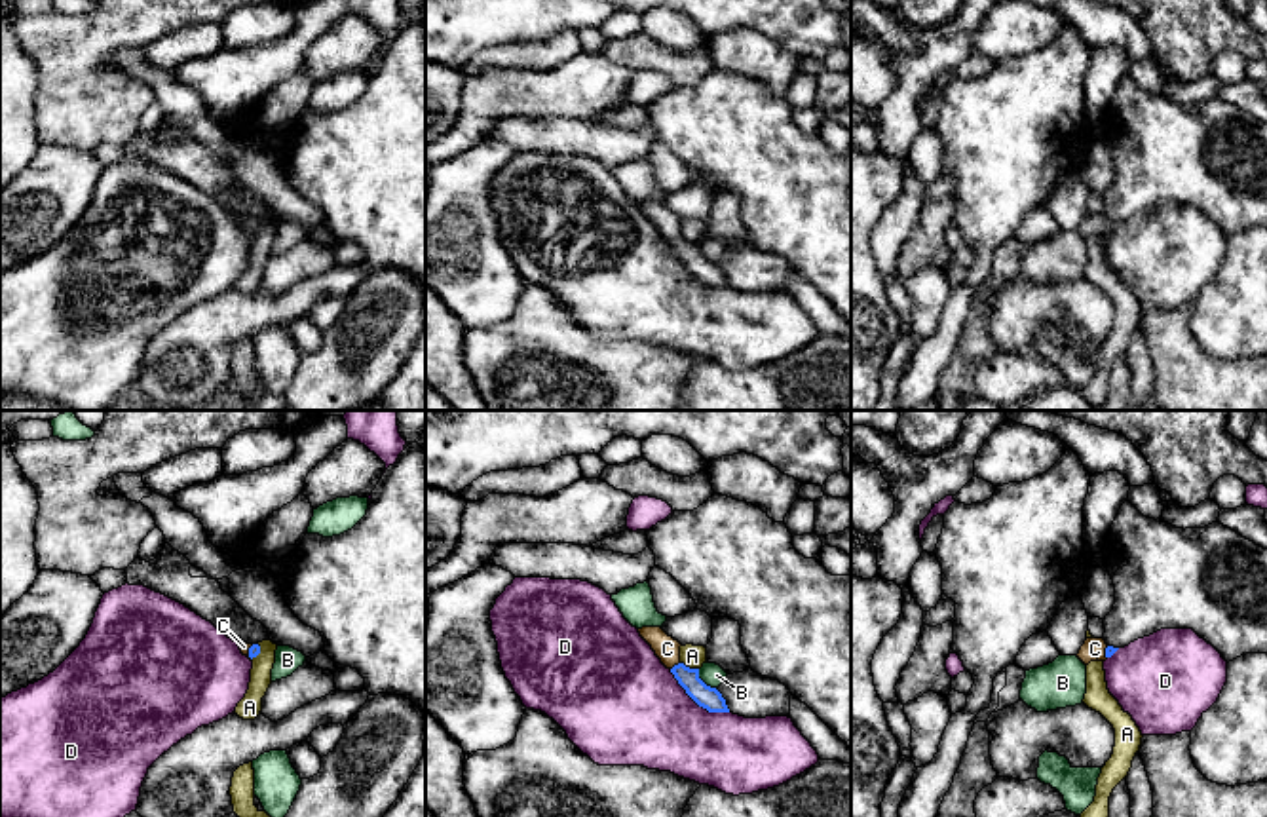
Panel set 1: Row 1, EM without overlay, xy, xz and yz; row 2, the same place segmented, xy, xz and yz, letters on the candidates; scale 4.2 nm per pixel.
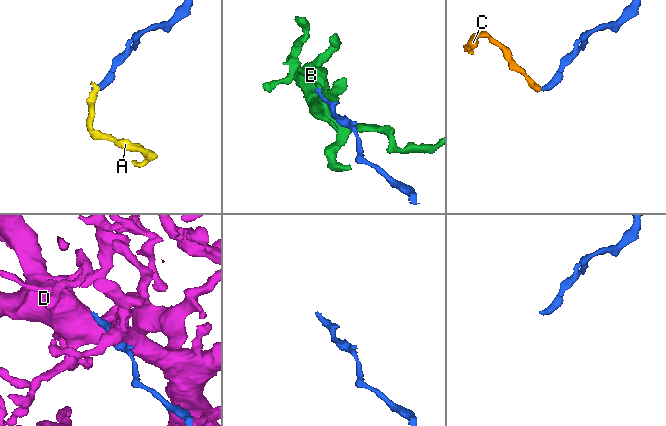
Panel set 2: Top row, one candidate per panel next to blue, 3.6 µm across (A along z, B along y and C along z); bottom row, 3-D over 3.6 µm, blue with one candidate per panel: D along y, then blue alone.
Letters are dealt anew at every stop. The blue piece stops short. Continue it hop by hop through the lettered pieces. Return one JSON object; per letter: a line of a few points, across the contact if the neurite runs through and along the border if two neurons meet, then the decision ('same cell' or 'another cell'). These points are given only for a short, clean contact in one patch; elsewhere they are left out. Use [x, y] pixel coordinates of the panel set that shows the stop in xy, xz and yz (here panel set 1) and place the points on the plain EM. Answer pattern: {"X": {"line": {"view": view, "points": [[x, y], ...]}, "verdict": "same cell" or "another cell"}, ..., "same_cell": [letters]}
{"A": {"line": {"view": "xz", "points": [[680, 236], [698, 244]]}, "verdict": "another cell"}, "B": {"line": {"view": "xz", "points": [[698, 244], [698, 249], [715, 263]]}, "verdict": "another cell"}, "C": {"line": {"view": "xz", "points": [[709, 272], [675, 240], [667, 223]]}, "verdict": "same cell"}, "D": {"verdict": "another cell"}, "same_cell": ["C"]}

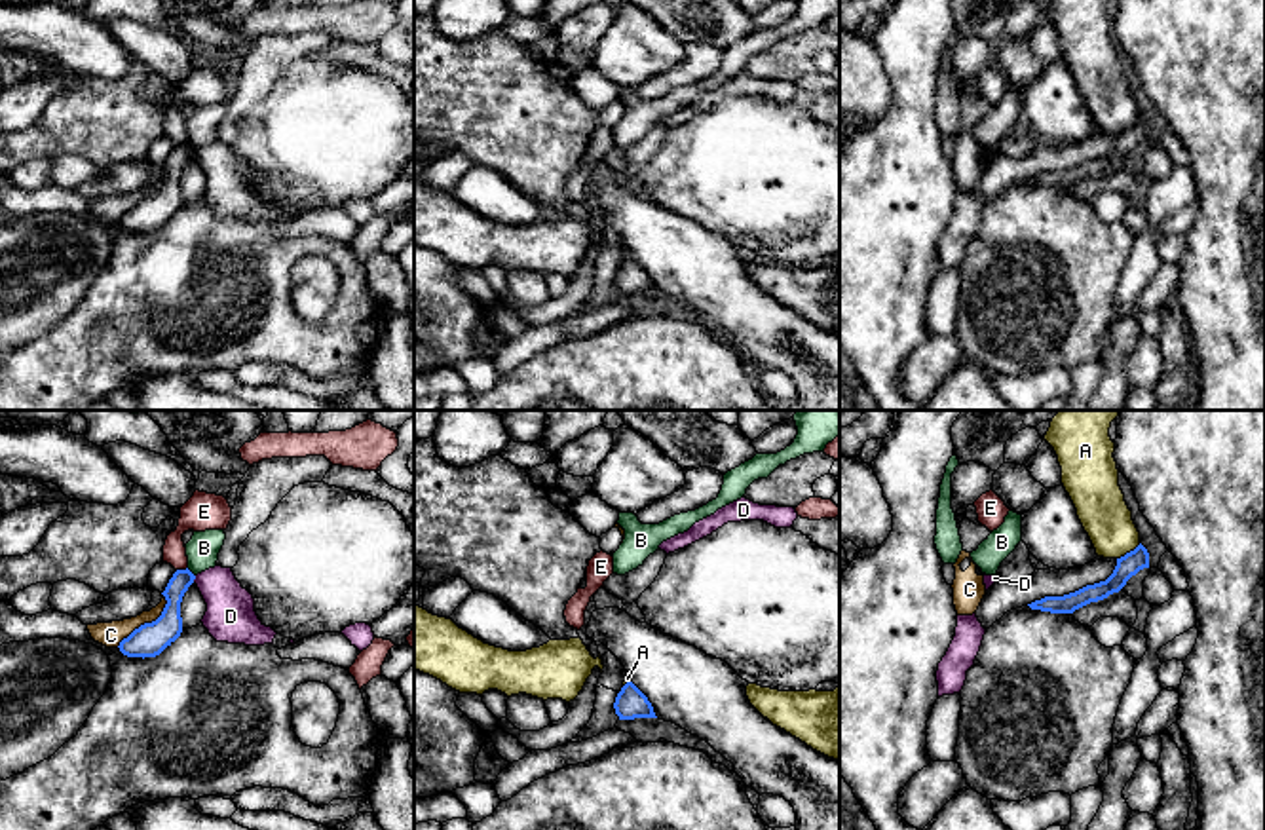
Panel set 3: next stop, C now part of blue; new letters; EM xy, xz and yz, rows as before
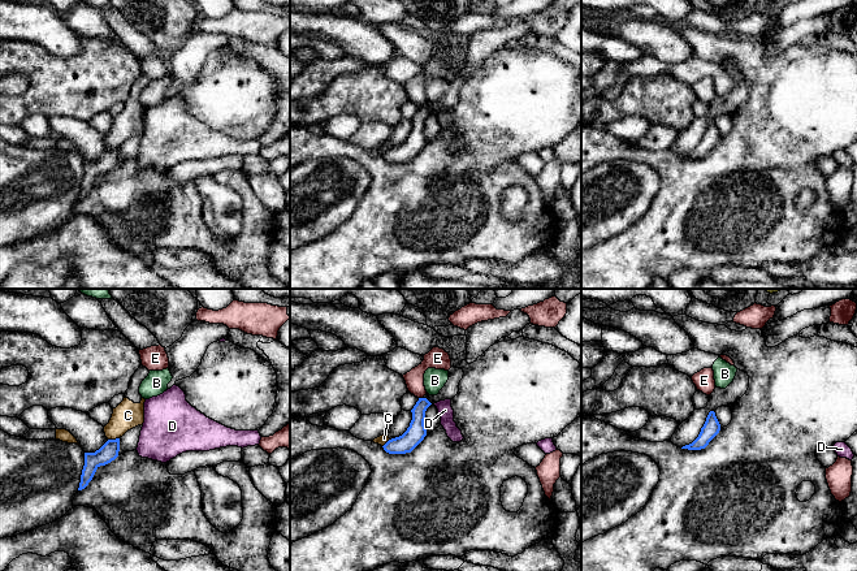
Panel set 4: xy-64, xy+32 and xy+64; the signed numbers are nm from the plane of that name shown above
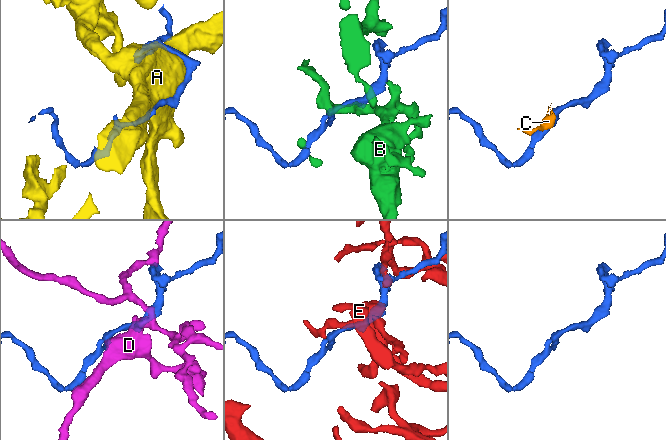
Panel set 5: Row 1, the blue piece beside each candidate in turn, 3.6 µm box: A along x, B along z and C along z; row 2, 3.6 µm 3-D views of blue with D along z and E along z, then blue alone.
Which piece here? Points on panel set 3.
{"A": {"verdict": "another cell"}, "B": {"line": {"view": "xy", "points": [[187, 143], [194, 150]]}, "verdict": "another cell"}, "C": {"line": {"view": "xy", "points": [[164, 169], [164, 185], [154, 194], [135, 202], [116, 221]]}, "verdict": "another cell"}, "D": {"line": {"view": "xy", "points": [[196, 150], [192, 156]]}, "verdict": "another cell"}, "E": {"verdict": "another cell"}, "same_cell": []}

